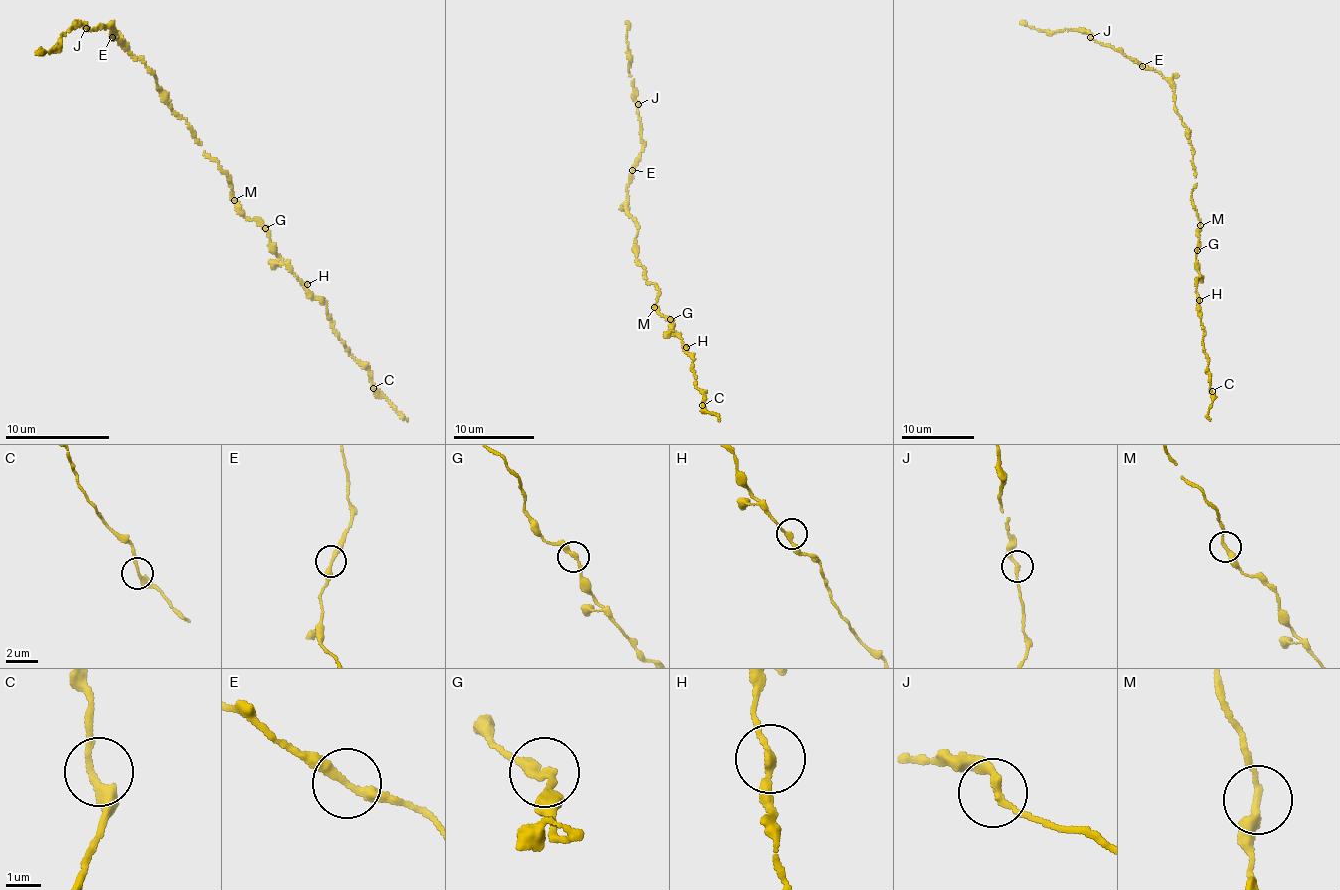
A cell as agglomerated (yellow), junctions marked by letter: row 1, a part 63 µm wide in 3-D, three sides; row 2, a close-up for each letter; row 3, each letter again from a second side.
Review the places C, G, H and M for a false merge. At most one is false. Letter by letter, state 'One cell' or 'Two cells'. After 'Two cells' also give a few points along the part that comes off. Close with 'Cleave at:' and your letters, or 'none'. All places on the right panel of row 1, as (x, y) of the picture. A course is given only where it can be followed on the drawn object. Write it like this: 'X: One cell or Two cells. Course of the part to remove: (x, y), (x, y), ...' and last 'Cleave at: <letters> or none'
C: One cell
G: One cell
H: One cell
M: One cell
Cleave at: none

